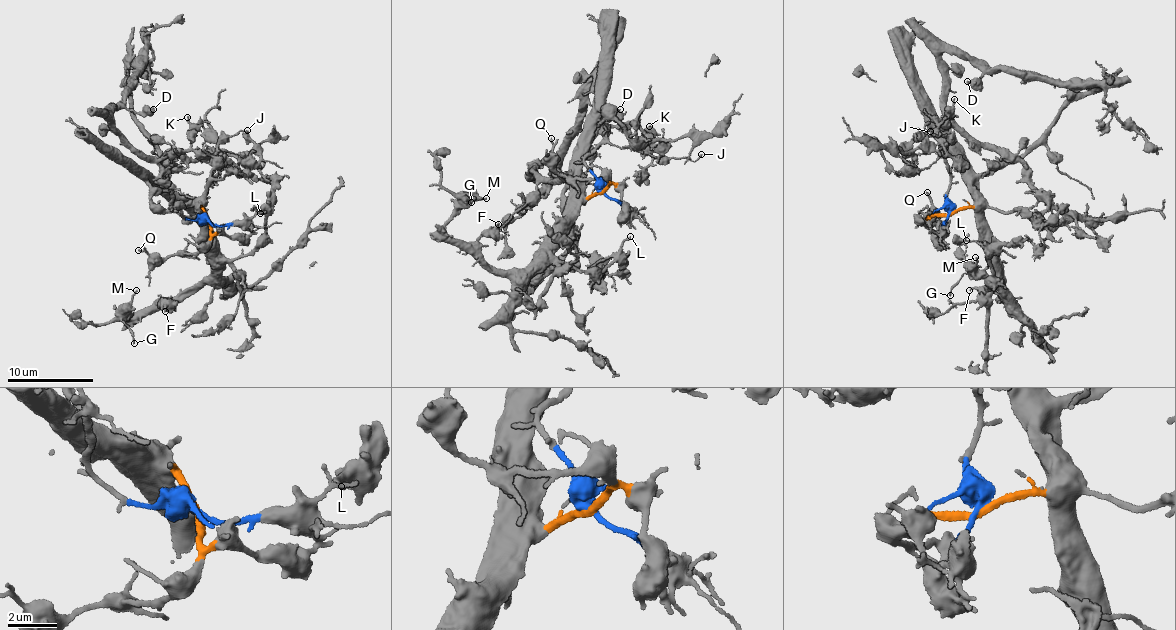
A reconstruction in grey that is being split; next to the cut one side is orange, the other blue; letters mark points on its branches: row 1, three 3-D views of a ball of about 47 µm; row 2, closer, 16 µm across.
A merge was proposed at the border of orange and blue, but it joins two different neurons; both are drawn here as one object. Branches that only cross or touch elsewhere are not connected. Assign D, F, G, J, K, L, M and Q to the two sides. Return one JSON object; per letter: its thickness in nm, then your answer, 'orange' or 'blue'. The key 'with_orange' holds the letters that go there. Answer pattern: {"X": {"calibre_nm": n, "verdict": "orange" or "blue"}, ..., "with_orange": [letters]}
{"D": {"calibre_nm": 180, "verdict": "blue"}, "F": {"calibre_nm": 180, "verdict": "orange"}, "G": {"calibre_nm": 140, "verdict": "orange"}, "J": {"calibre_nm": 110, "verdict": "blue"}, "K": {"calibre_nm": 160, "verdict": "blue"}, "L": {"calibre_nm": 160, "verdict": "orange"}, "M": {"calibre_nm": 150, "verdict": "orange"}, "Q": {"calibre_nm": 110, "verdict": "orange"}, "with_orange": ["F", "G", "L", "M", "Q"]}

